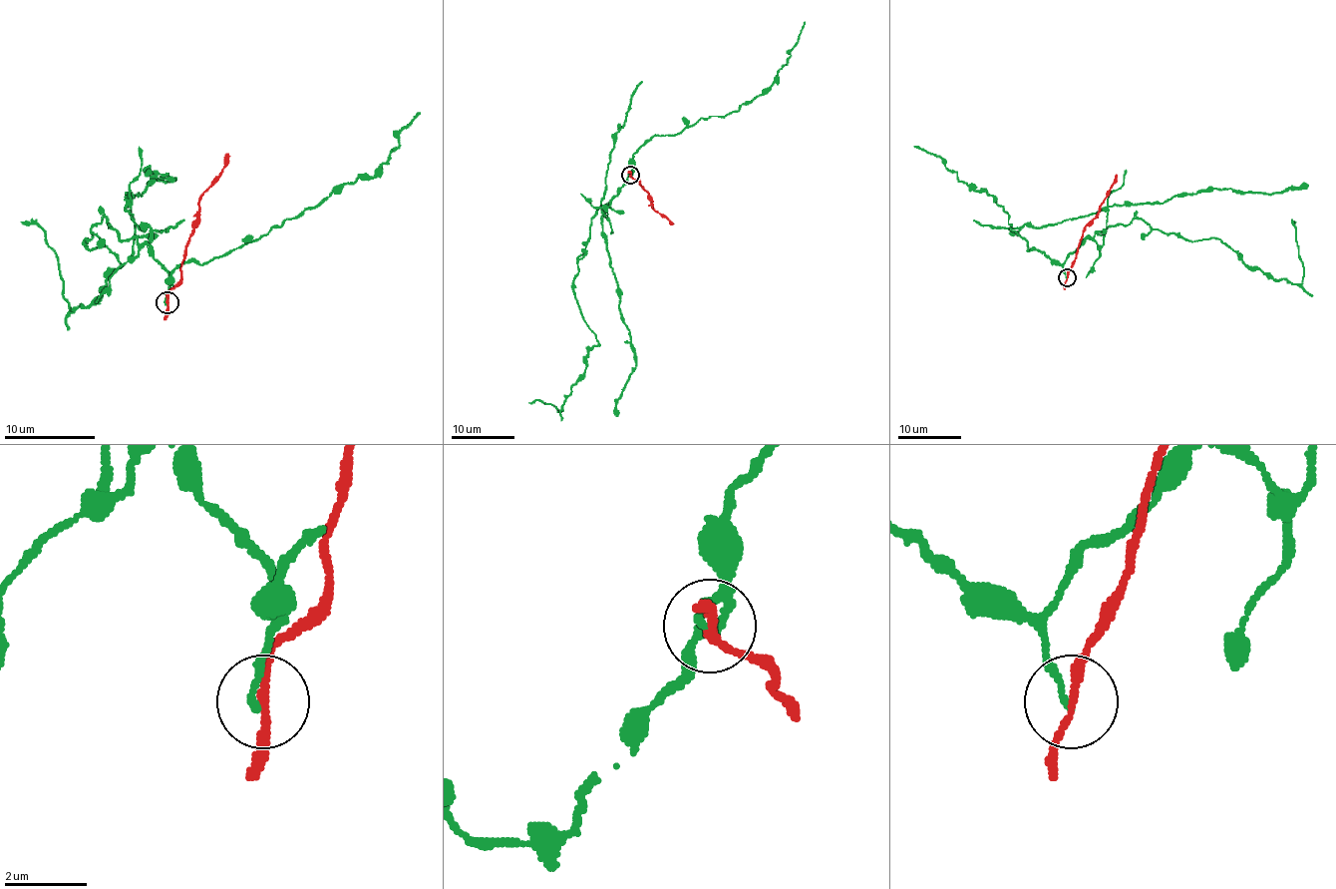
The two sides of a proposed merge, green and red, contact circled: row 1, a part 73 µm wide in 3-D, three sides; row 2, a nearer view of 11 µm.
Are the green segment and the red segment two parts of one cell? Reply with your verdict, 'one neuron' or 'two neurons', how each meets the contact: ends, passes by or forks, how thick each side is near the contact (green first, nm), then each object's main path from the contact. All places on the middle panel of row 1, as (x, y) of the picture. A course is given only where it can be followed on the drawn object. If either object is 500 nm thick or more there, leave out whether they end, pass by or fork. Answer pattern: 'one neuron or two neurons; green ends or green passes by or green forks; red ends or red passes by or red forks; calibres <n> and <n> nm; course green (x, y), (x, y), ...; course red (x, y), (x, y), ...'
two neurons; green ends; red passes by; calibres 160 and 200 nm; course green (630, 175), (591, 220), (577, 260), (574, 295), (597, 344), (586, 369), (563, 410), (528, 402); course red (630, 175), (648, 192), (652, 208), (673, 222)

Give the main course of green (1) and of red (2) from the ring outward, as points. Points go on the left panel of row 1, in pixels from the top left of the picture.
1: (167, 303), (169, 275), (104, 217), (86, 246), (120, 264), (70, 312), (56, 252), (20, 222)
2: (167, 303), (167, 293), (181, 277), (183, 255), (199, 212), (199, 199), (224, 167), (229, 153)

